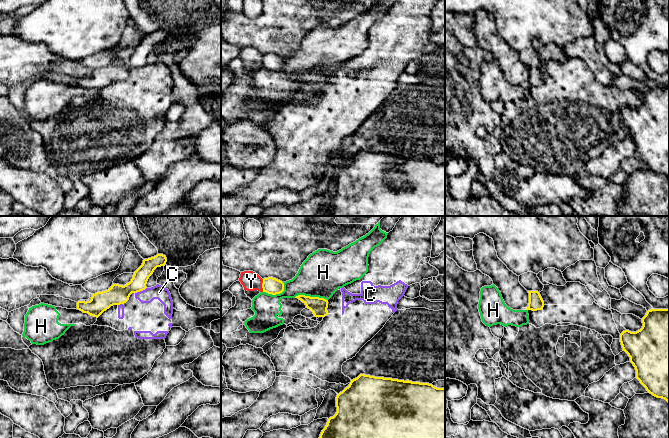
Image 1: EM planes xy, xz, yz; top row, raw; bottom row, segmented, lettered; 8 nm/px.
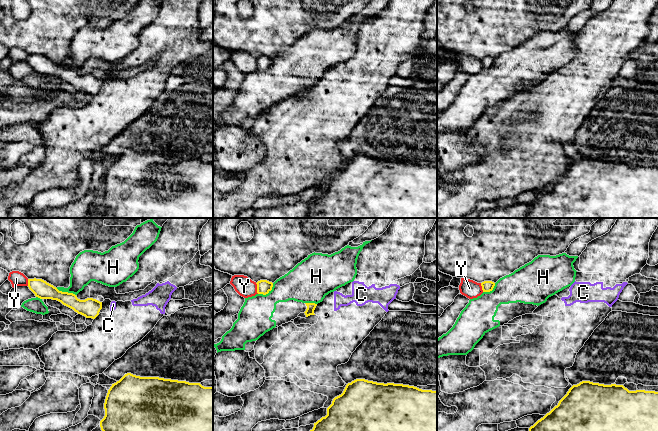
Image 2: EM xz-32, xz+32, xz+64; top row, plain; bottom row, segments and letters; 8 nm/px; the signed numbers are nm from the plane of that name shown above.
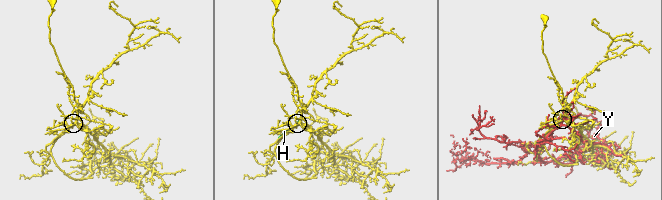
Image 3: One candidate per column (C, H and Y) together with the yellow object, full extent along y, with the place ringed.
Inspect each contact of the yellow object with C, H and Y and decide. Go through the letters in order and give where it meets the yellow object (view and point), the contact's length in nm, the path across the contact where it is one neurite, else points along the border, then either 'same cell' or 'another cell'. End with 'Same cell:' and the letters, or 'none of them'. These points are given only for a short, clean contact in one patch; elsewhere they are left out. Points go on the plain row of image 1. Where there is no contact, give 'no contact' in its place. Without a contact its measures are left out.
C: meets yellow in xy at (140, 66); contact 110 nm long; border along xy (146, 63), (135, 69); another cell
H: meets yellow in xz at (311, 73); contact 280 nm long; another cell
Y: meets yellow in xz at (262, 61); contact 100 nm long; another cell
Same cell: none of them

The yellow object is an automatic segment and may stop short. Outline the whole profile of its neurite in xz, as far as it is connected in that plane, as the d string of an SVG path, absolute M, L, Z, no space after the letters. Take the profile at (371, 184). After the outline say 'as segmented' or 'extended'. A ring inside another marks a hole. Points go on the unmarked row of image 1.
M360 150L357 154L351 156L349 162L337 171L336 183L336 190L328 195L319 216L445 216L445 164L437 164L429 159Z; as segmented

